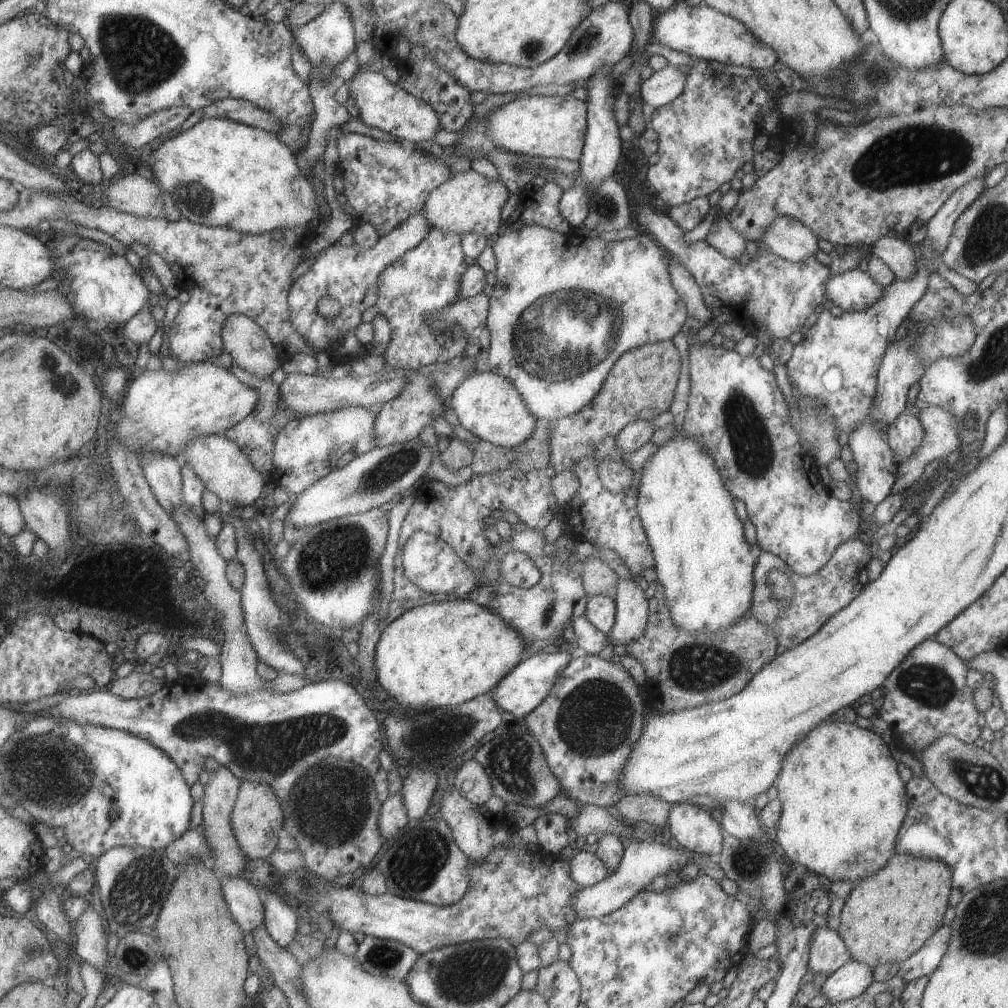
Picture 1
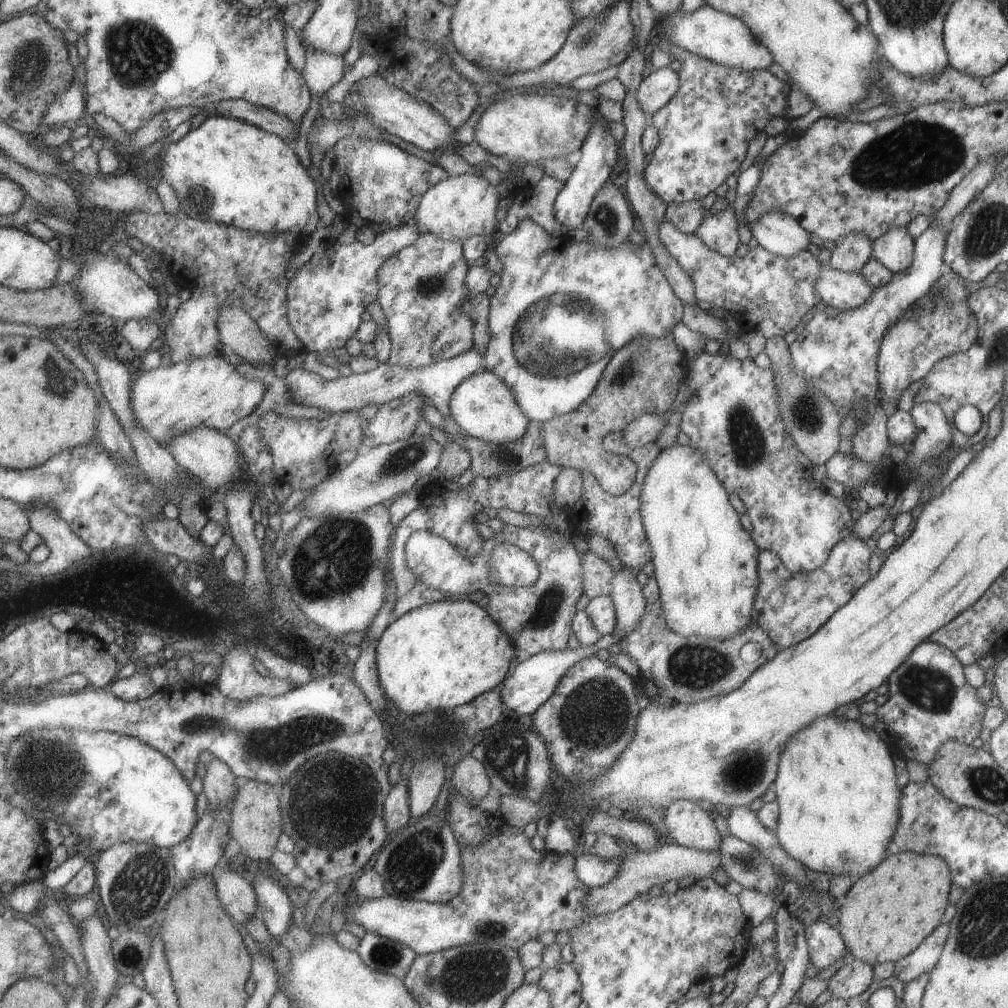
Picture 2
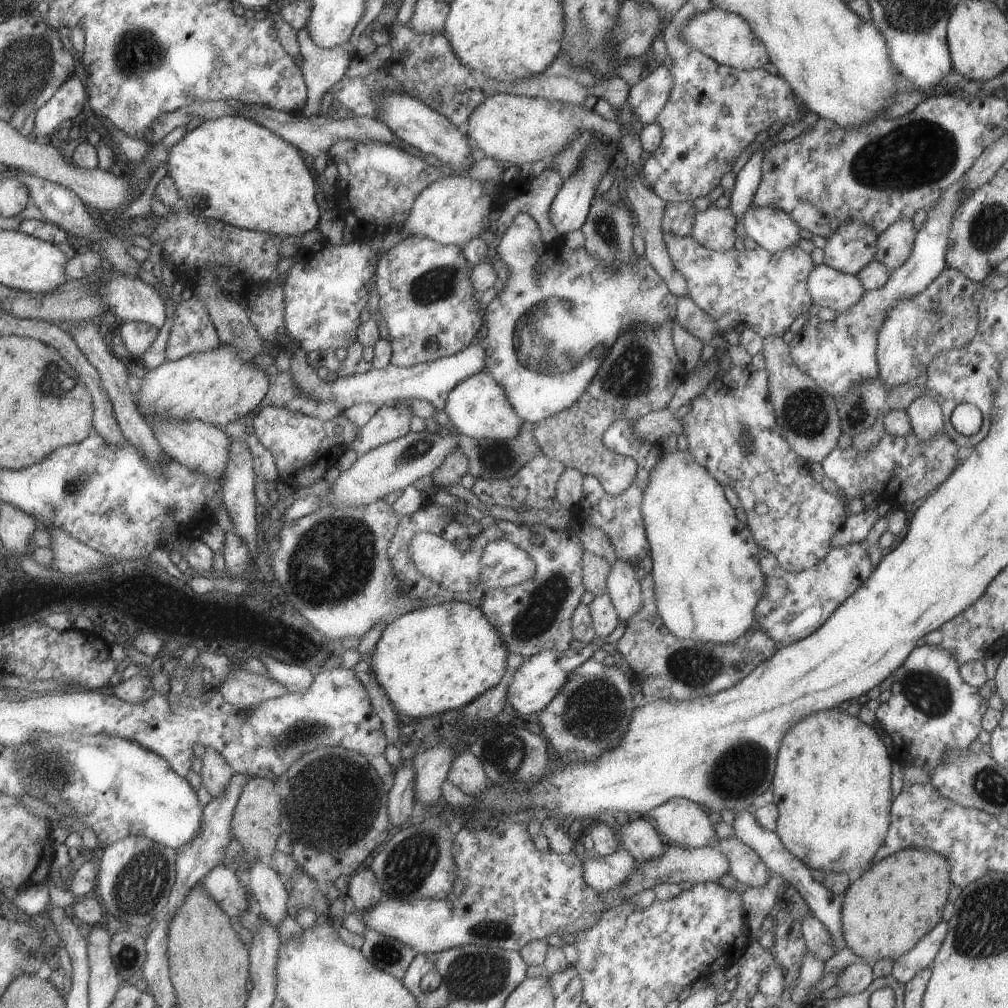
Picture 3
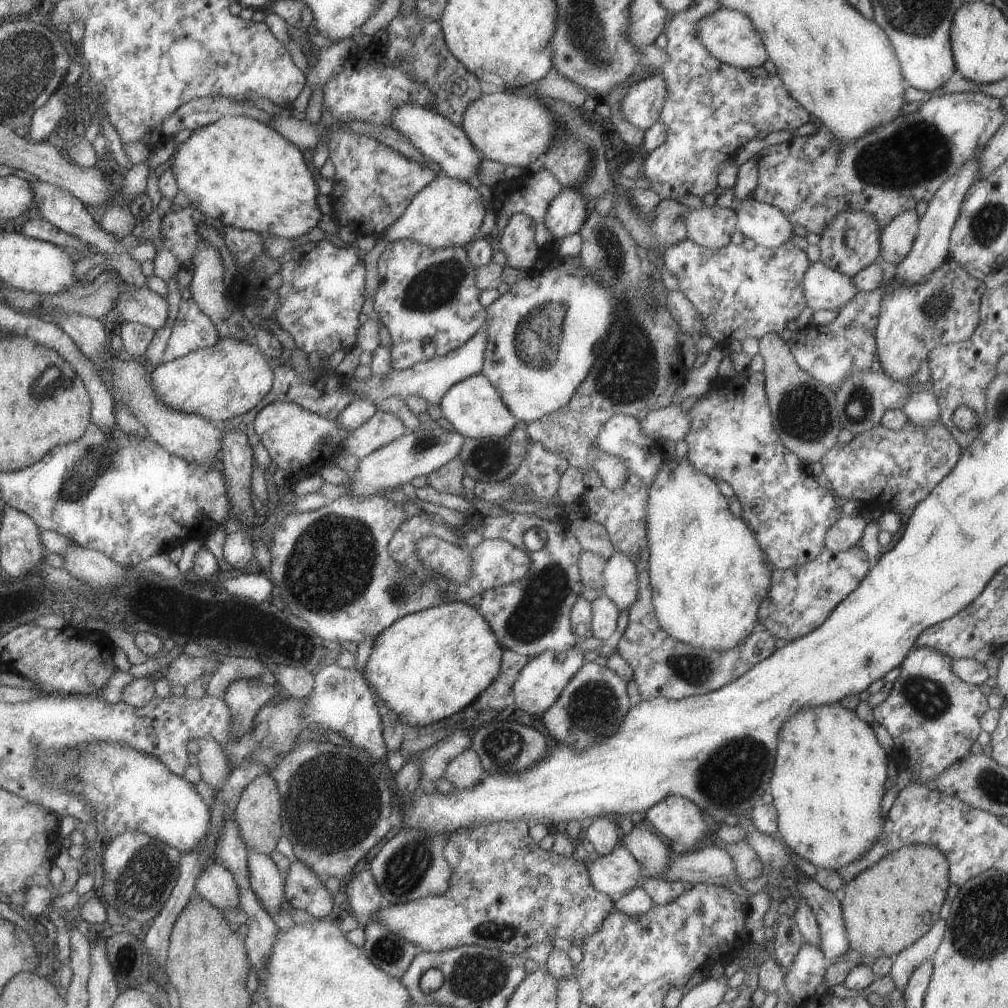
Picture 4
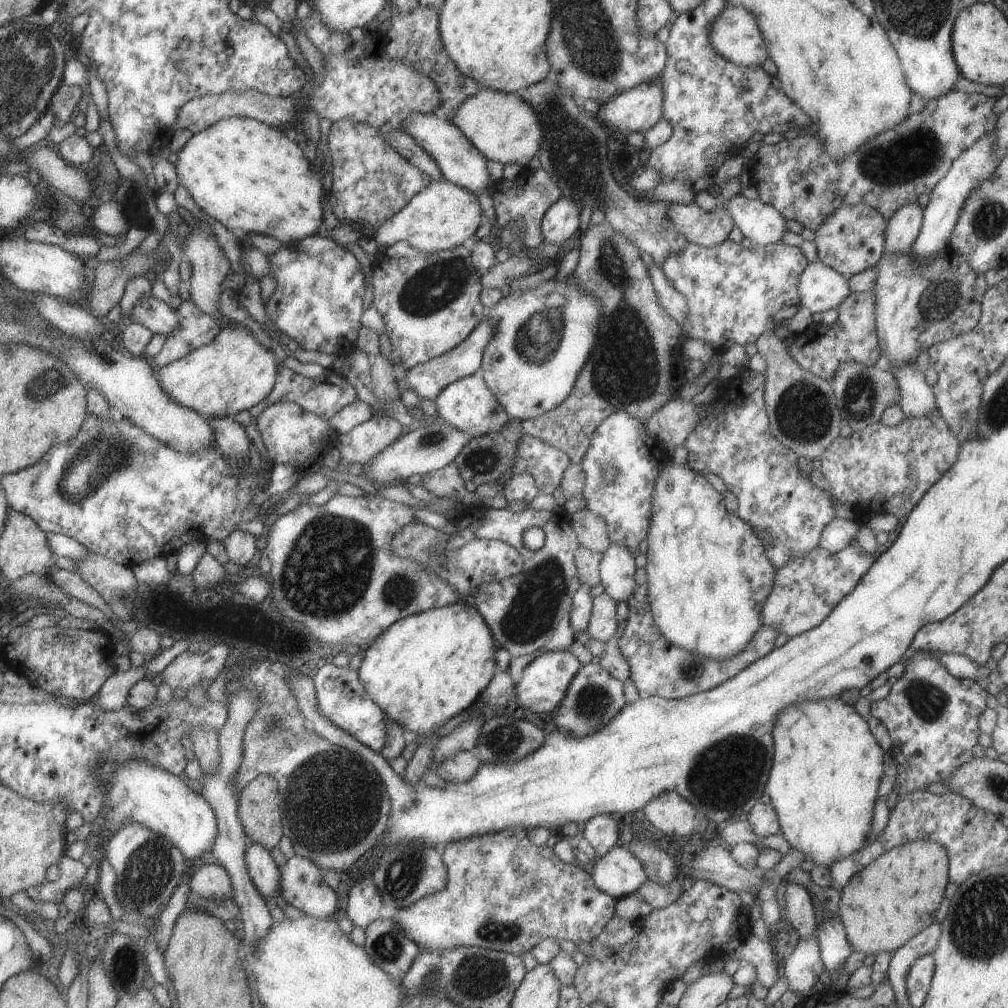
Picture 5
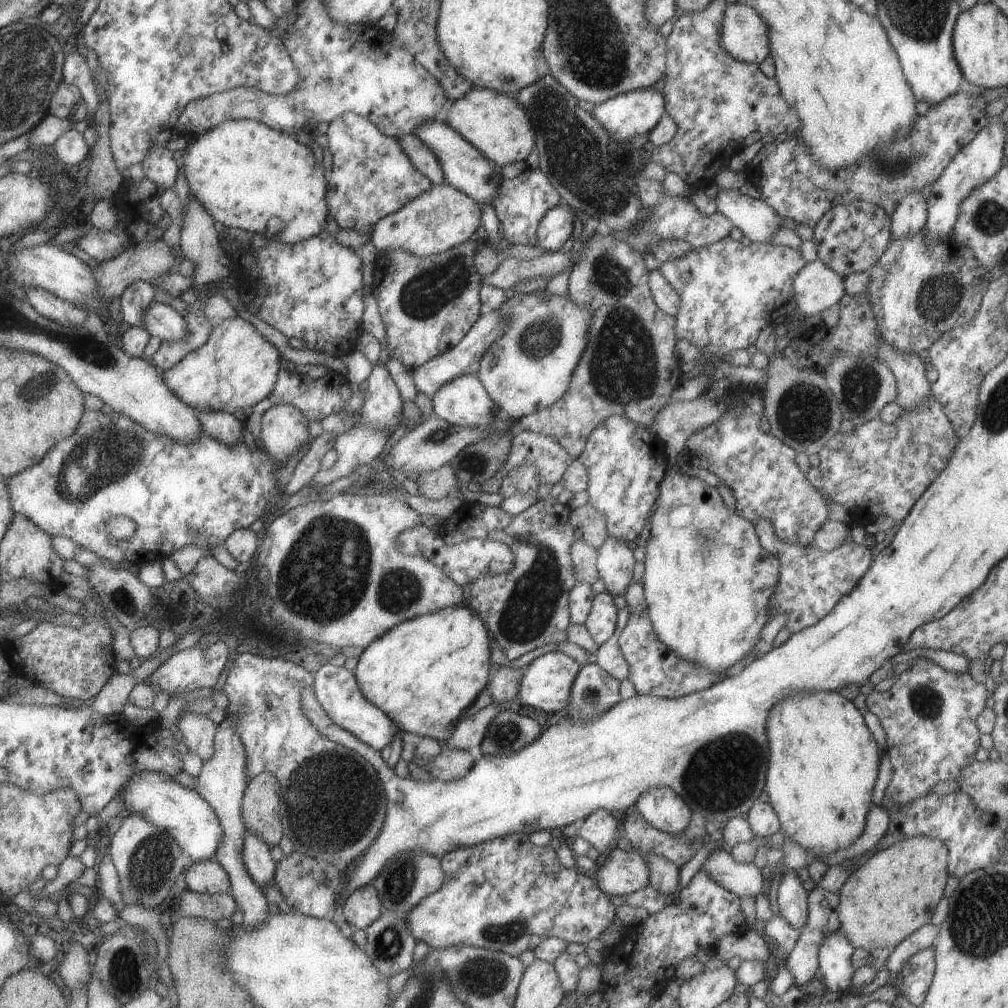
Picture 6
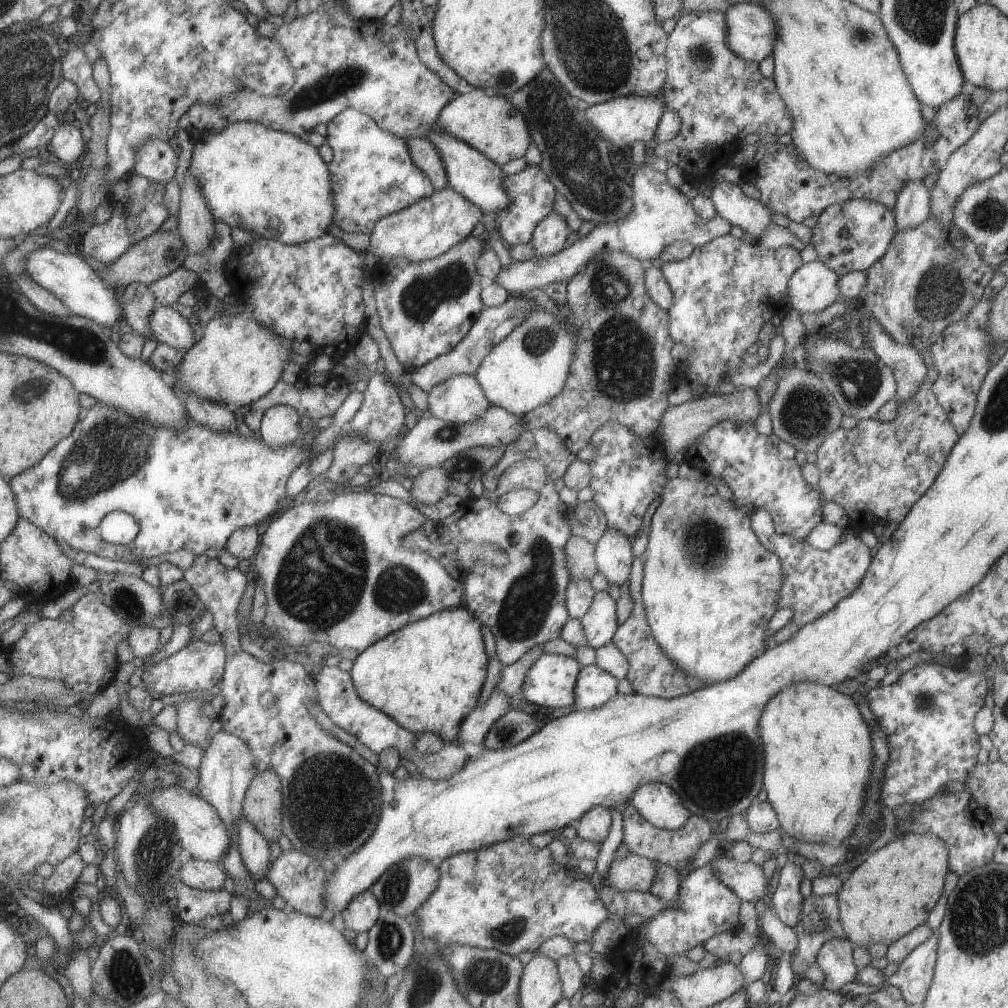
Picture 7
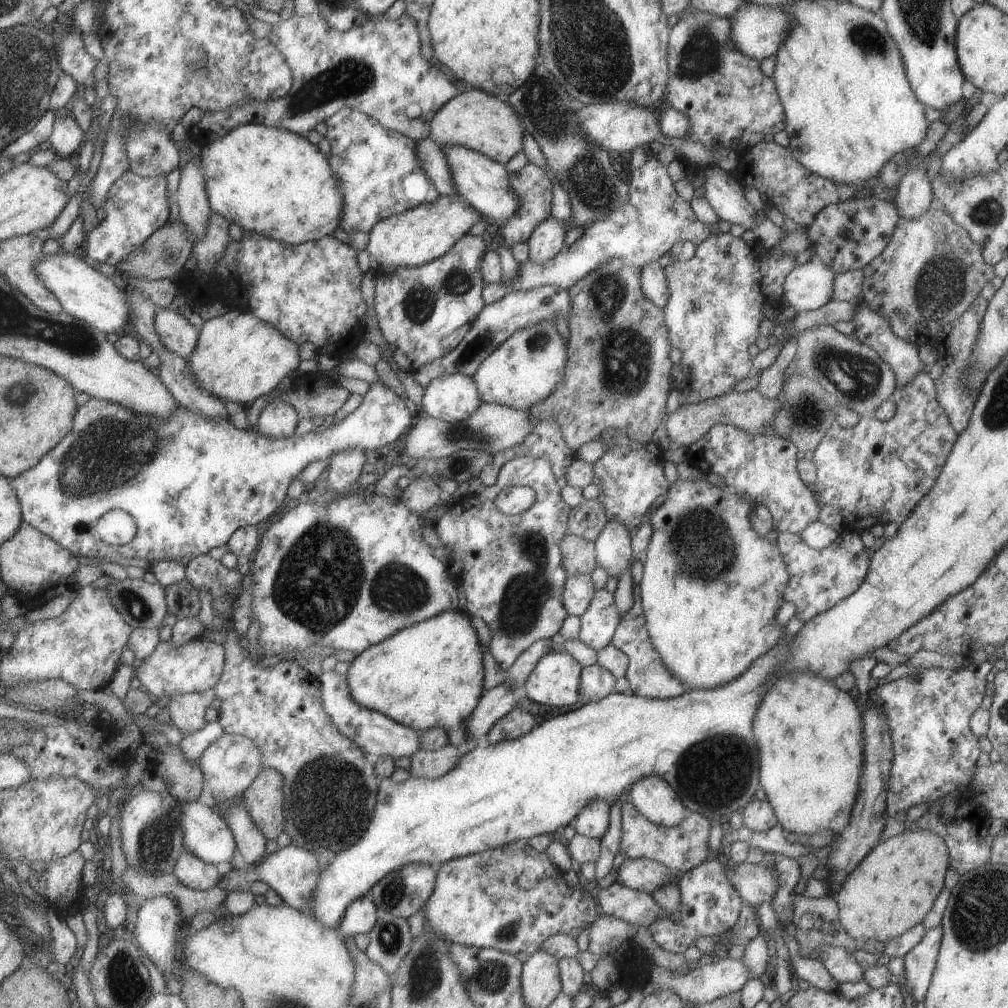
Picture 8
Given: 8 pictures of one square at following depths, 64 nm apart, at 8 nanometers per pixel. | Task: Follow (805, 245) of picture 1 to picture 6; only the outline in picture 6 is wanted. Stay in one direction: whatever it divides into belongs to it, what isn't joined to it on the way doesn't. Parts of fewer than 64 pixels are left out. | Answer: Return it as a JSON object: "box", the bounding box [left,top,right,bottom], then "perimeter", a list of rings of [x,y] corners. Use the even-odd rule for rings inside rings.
{"box":[716,190,783,243],"perimeter":[[[723,190],[716,198],[717,210],[727,216],[752,243],[770,243],[782,228],[783,218],[762,199],[753,199],[738,190]]]}

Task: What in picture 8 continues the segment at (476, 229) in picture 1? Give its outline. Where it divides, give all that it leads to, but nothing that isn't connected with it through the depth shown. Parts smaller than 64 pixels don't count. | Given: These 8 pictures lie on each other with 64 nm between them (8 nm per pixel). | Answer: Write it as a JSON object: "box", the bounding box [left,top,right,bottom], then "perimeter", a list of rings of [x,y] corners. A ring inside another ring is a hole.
{"box":[368,196,482,273],"perimeter":[[[438,196],[430,204],[420,204],[416,208],[380,220],[369,233],[368,253],[371,269],[389,273],[395,268],[414,268],[428,264],[444,256],[458,240],[462,239],[481,219],[482,214],[471,205],[464,204],[460,196]]]}

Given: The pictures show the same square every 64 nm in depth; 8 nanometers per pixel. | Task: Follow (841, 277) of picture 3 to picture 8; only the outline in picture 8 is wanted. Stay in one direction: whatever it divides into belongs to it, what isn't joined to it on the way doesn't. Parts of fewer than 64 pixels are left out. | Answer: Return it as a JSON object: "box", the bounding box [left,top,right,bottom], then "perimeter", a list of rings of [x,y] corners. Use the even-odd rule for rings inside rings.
{"box":[782,259,836,312],"perimeter":[[[819,259],[792,268],[786,276],[782,301],[798,312],[810,312],[832,301],[836,274]]]}

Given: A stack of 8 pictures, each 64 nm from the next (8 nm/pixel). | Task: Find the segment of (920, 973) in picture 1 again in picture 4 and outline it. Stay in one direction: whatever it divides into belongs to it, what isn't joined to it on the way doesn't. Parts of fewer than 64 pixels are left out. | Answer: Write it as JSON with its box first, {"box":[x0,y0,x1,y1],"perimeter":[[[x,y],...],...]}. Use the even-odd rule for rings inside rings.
{"box":[890,920,946,994],"perimeter":[[[938,920],[928,934],[920,936],[912,946],[904,948],[900,954],[895,956],[890,976],[894,980],[894,986],[898,990],[902,990],[902,994],[904,994],[904,989],[910,981],[914,968],[918,968],[926,960],[933,959],[938,946],[942,943],[945,931],[946,922]]]}

